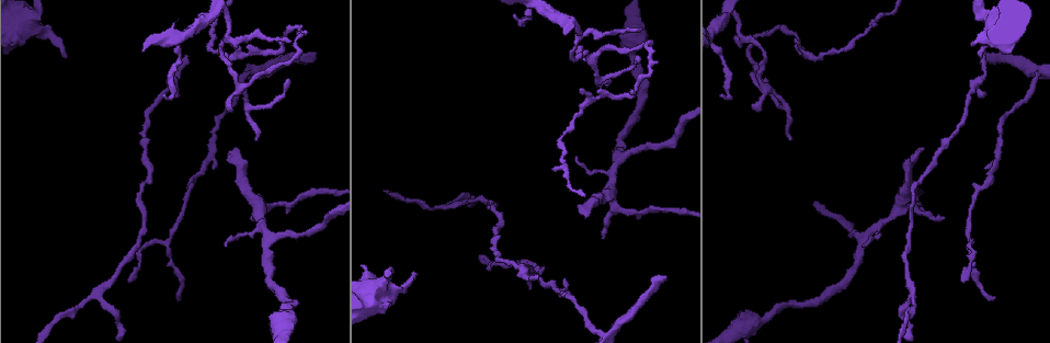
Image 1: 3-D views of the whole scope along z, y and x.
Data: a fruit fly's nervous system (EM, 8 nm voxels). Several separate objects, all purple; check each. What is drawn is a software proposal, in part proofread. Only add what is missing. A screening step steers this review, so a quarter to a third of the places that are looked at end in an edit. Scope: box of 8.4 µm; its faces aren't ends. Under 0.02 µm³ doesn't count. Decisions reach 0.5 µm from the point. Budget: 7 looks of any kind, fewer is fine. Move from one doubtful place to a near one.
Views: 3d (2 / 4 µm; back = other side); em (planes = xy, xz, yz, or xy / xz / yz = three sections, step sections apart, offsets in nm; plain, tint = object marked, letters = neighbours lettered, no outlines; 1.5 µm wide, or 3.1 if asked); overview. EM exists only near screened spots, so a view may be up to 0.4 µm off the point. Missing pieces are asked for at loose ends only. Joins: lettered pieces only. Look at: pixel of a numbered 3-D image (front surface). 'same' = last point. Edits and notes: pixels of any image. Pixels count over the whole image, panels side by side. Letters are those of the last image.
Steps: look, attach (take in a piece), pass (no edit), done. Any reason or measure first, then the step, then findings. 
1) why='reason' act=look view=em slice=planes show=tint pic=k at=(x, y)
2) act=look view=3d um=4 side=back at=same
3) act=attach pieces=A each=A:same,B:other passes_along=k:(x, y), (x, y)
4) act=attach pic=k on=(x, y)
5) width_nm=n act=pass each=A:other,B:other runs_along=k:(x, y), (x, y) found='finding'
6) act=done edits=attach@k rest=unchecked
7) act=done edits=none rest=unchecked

why='an open end' act=look view=3d um=4 pic=1 at=(316, 52)

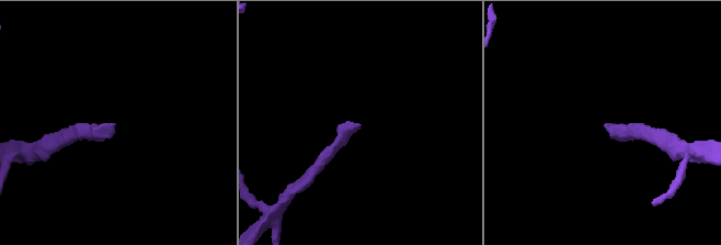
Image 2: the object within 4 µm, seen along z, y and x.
act=look view=em slice=planes show=tint pic=2 at=(358, 123)

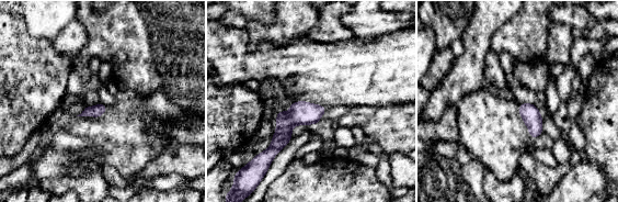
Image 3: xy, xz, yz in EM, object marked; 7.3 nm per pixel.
act=look view=em slice=planes show=letters at=same

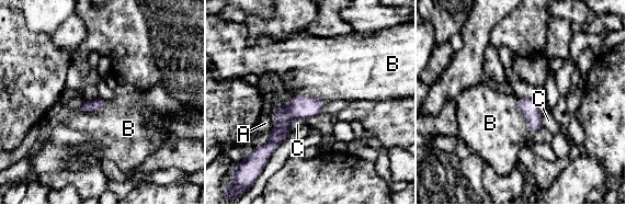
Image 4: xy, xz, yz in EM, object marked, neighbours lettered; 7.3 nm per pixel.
act=attach pieces=B each=A:other,B:same,C:other passes_along=4:(299, 107), (309, 98), (325, 68) found='it goes on there'

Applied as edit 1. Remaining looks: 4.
why='free end' act=look view=em slice=planes show=letters pic=1 at=(985, 56)

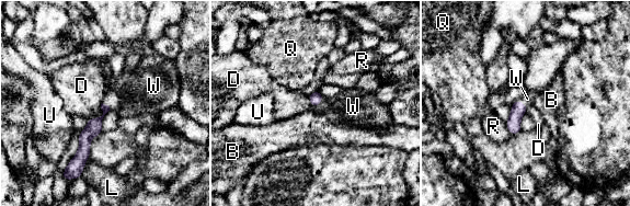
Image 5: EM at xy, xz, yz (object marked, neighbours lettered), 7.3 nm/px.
act=attach pieces=W each=B:other,D:other,L:other,Q:other,R:other,U:other,W:same passes_along=5:(314, 98), (319, 104), (353, 106) found='it goes on there'

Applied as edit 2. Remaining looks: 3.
why='an open end' act=look view=em slice=xy step=4 show=tint pic=1 at=(923, 147)

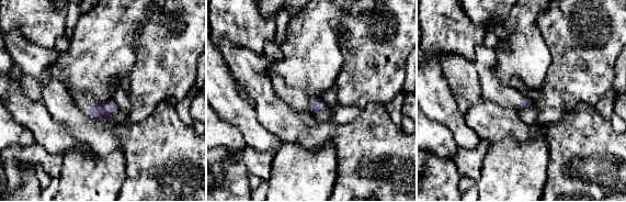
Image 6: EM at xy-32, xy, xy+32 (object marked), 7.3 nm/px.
why='cut it another way' act=look view=em slice=planes show=tint at=same

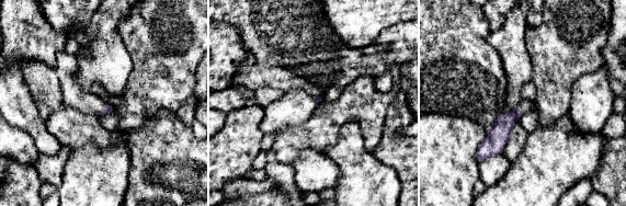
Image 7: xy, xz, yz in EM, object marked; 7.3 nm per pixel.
act=look view=em slice=planes show=letters at=same

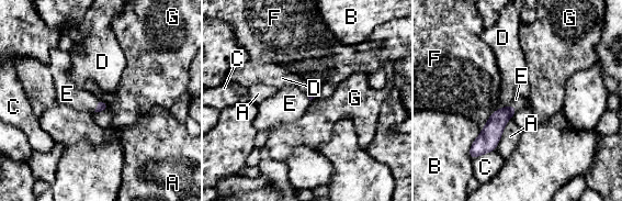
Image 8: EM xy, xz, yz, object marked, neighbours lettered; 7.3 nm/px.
act=attach pieces=E each=A:other,B:other,C:other,D:other,E:same,F:other,G:other passes_along=8:(101, 105), (97, 105), (67, 93) found='the cell continues'

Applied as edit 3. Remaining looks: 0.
act=done edits=attach@4,attach@5,attach@8 rest=unchecked

